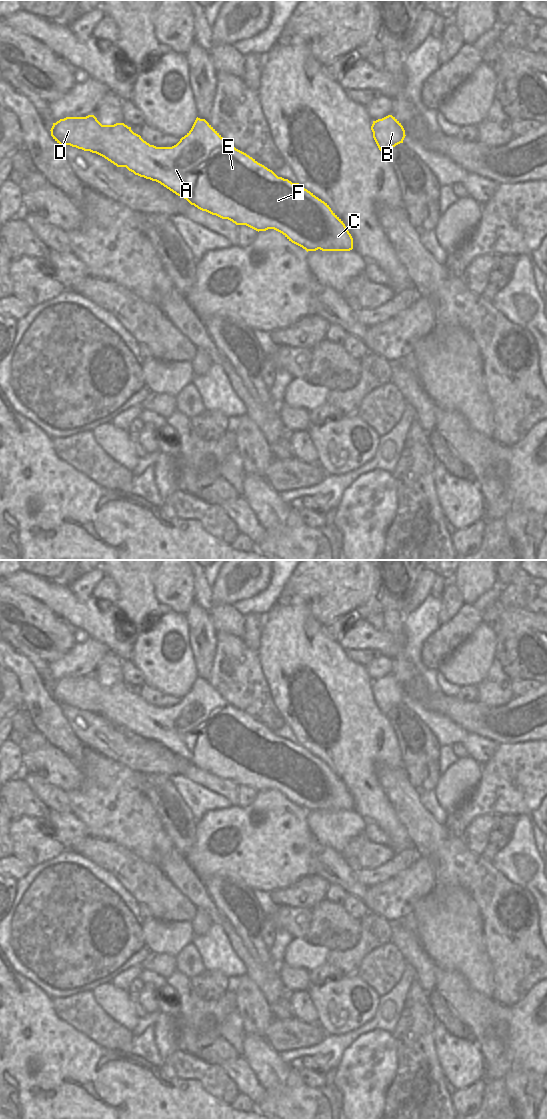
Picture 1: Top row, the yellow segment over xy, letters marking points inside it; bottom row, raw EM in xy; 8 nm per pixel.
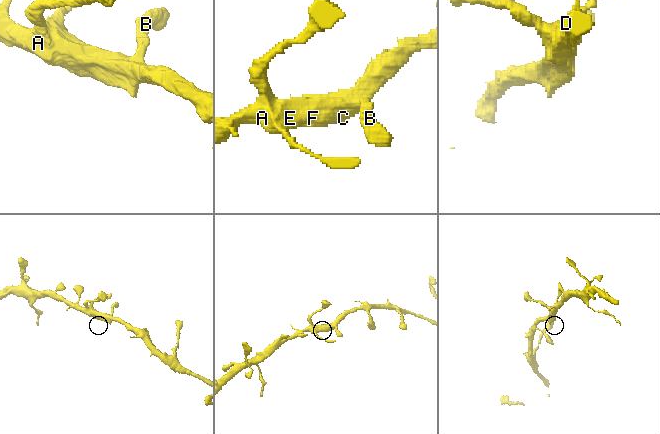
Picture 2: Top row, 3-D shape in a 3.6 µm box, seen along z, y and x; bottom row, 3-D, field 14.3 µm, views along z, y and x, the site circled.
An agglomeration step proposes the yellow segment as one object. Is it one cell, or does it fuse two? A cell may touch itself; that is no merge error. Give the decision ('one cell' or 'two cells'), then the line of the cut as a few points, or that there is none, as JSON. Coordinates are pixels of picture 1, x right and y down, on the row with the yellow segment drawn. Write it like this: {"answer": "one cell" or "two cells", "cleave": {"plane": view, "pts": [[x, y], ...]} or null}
{"answer": "one cell", "cleave": null}

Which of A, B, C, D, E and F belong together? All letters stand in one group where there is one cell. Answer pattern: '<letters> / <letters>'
A B C D E F

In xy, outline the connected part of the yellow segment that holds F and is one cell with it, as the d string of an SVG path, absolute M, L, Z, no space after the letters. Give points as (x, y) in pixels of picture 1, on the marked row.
M94 115L60 119L53 123L50 131L53 139L60 145L70 145L96 153L117 167L126 167L135 175L160 183L198 209L228 219L236 225L246 225L258 232L274 229L307 252L318 249L322 251L353 249L351 234L327 203L299 183L278 177L272 170L230 145L205 119L197 117L191 130L172 147L150 145L124 123L102 125Z

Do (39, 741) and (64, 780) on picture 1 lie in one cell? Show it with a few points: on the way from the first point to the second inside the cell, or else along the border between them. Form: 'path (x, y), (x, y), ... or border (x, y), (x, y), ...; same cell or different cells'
border (47, 743), (23, 753); different cells

